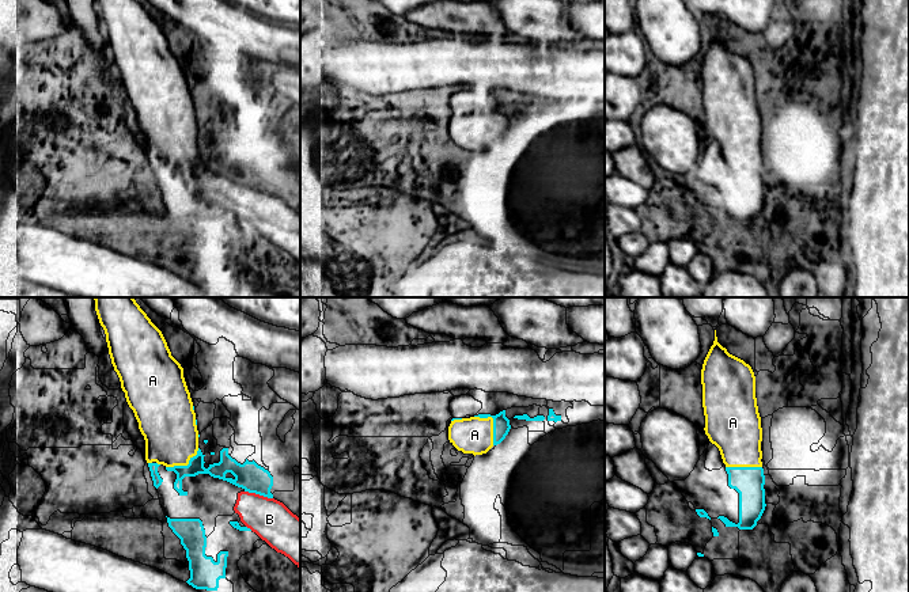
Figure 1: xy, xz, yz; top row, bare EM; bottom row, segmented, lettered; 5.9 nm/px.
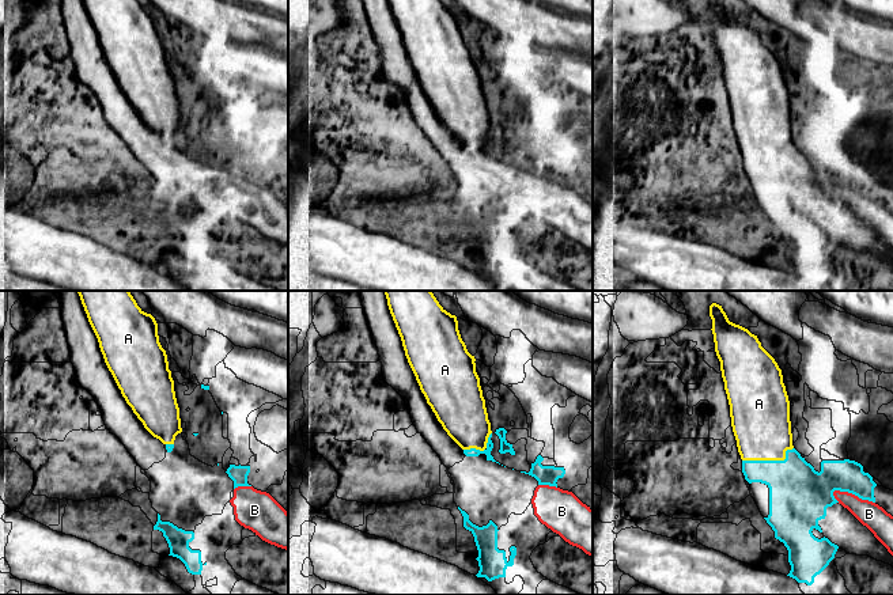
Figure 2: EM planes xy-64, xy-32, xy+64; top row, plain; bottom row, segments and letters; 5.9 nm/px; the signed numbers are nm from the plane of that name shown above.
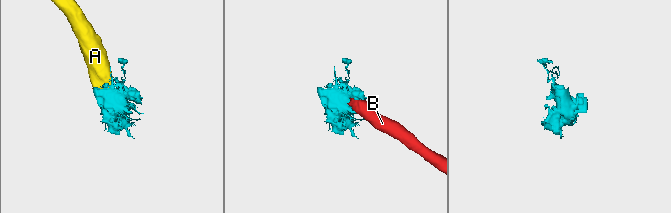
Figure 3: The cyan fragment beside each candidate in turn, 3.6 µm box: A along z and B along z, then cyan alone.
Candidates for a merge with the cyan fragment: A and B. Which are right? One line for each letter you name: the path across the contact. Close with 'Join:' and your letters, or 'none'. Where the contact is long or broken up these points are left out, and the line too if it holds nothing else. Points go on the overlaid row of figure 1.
Join: A

